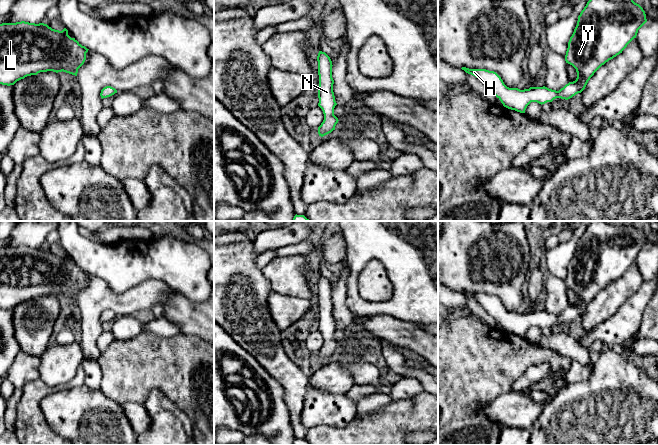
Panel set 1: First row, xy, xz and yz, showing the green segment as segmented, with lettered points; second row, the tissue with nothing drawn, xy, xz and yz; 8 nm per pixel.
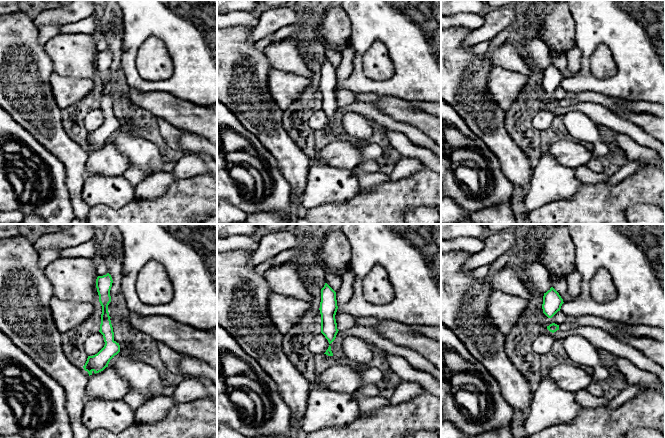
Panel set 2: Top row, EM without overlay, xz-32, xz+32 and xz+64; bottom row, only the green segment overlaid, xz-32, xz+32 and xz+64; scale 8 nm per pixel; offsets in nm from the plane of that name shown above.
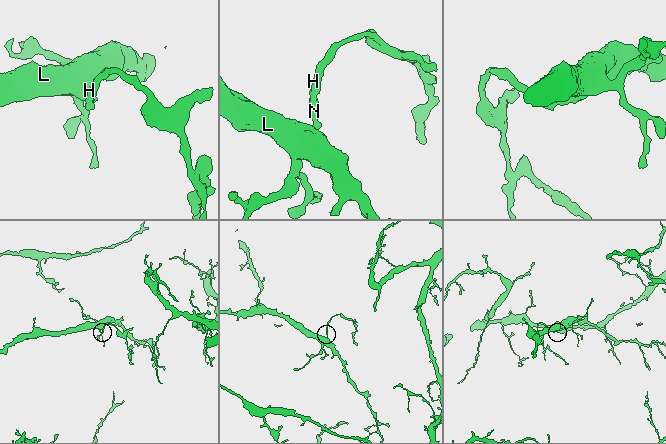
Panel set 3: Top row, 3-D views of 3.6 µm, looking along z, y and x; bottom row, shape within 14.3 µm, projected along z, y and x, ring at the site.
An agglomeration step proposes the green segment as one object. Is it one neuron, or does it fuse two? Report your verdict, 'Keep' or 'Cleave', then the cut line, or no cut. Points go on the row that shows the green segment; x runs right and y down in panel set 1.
Keep. No split

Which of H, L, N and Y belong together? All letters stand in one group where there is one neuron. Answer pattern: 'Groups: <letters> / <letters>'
Groups: H L N Y

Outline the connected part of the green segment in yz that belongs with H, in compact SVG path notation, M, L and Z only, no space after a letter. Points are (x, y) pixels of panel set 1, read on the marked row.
M589 0L578 16L577 25L568 42L565 55L566 63L572 65L577 72L577 78L569 82L559 91L543 87L530 87L520 90L507 87L501 77L494 71L486 69L469 69L462 67L466 73L478 78L492 92L504 107L525 113L531 102L545 104L556 98L568 100L581 93L594 73L606 62L613 59L627 47L637 36L638 30L647 22L643 8L633 0Z

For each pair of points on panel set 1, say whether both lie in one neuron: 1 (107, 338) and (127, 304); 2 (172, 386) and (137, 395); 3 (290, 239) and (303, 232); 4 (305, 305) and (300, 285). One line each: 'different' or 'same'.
1: different
2: same
3: same
4: different

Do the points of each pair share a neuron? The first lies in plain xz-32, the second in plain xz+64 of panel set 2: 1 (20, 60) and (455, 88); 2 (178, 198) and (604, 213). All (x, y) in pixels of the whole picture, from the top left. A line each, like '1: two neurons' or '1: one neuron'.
1: one neuron
2: one neuron

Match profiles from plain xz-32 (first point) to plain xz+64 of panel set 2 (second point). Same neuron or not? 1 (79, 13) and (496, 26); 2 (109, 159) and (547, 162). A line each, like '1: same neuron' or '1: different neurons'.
1: same neuron
2: different neurons

